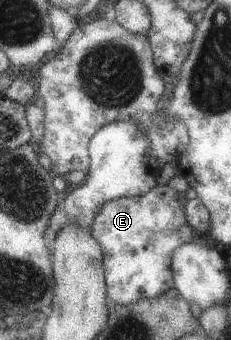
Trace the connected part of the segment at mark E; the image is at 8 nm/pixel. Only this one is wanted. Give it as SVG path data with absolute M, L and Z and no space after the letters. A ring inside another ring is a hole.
M160 184L144 195L111 199L101 205L91 230L103 247L107 294L121 306L138 304L140 300L154 299L170 292L175 287L173 257L176 251L184 244L196 242L199 235L189 222L184 195Z

